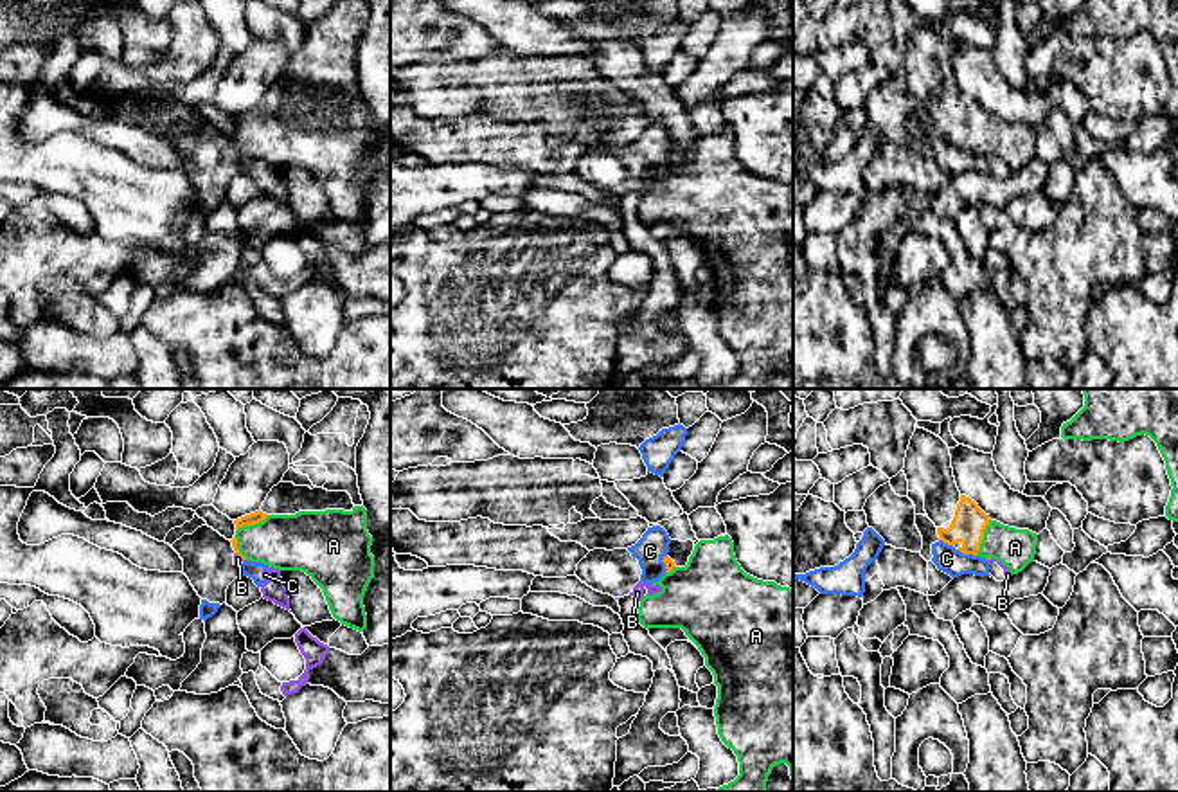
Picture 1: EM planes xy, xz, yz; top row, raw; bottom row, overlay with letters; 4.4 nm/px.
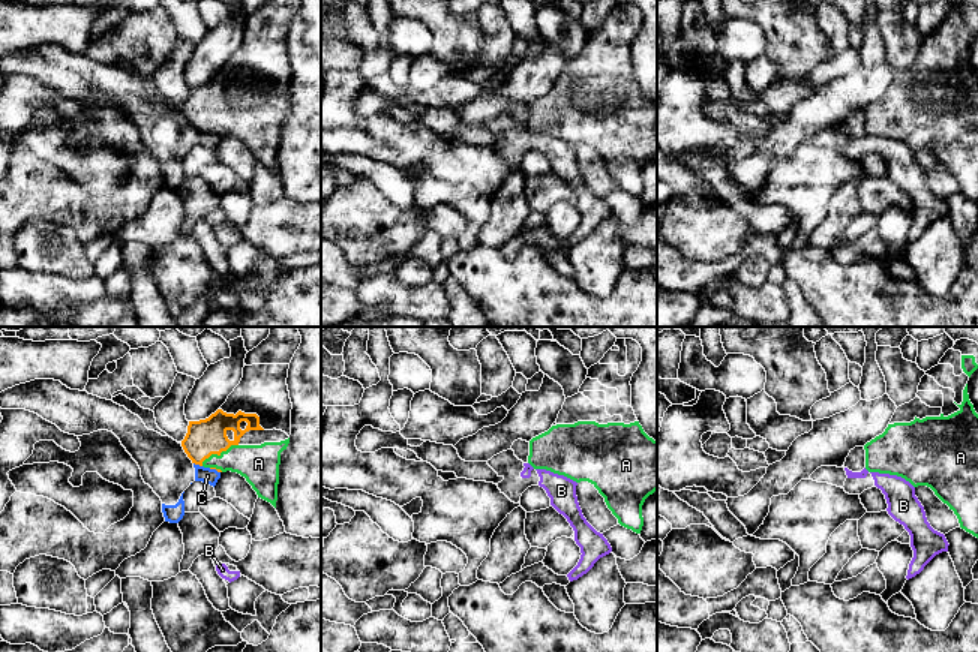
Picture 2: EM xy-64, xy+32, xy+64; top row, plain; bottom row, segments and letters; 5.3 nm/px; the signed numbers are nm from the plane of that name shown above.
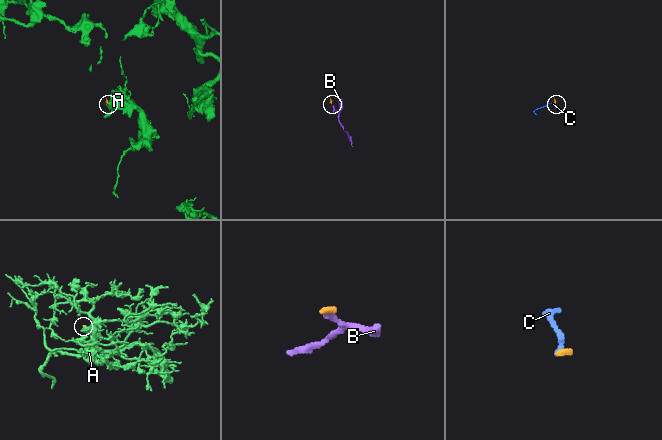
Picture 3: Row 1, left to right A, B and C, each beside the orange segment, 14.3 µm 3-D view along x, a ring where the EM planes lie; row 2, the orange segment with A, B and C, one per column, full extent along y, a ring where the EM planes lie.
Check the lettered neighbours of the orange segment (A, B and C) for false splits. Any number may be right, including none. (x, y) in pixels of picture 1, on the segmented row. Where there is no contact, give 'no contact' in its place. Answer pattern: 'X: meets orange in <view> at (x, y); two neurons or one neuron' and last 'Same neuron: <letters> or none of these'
A: meets orange in yz at (982, 537); one neuron
B: meets orange in xy at (240, 555); two neurons
C: meets orange in yz at (966, 553); two neurons
Same neuron: A

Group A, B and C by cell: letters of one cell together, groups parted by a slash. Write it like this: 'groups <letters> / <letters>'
groups A / B C

